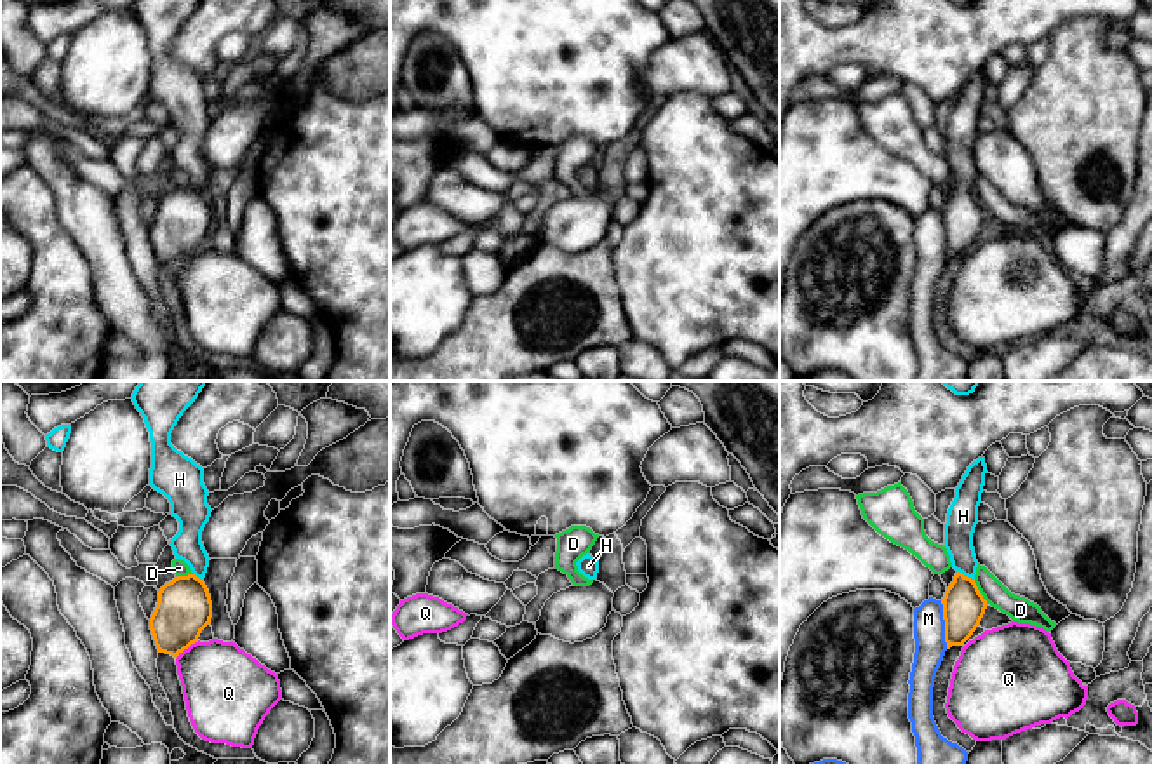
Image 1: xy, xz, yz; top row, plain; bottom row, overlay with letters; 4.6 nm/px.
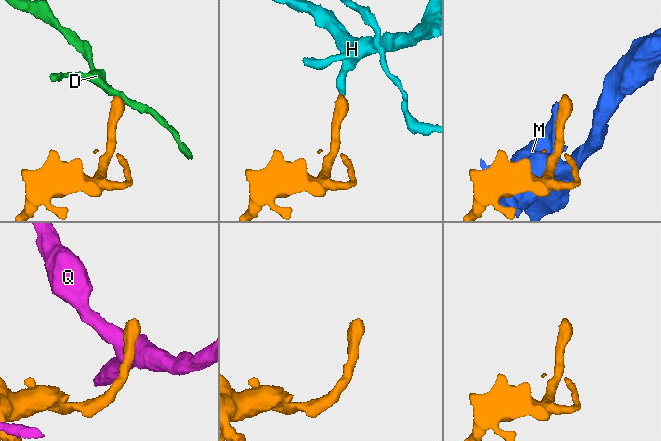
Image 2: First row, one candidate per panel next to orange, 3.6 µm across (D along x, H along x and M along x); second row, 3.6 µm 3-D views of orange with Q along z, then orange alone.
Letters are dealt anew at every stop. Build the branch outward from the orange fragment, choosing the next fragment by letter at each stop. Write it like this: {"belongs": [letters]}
{"belongs": ["H"]}

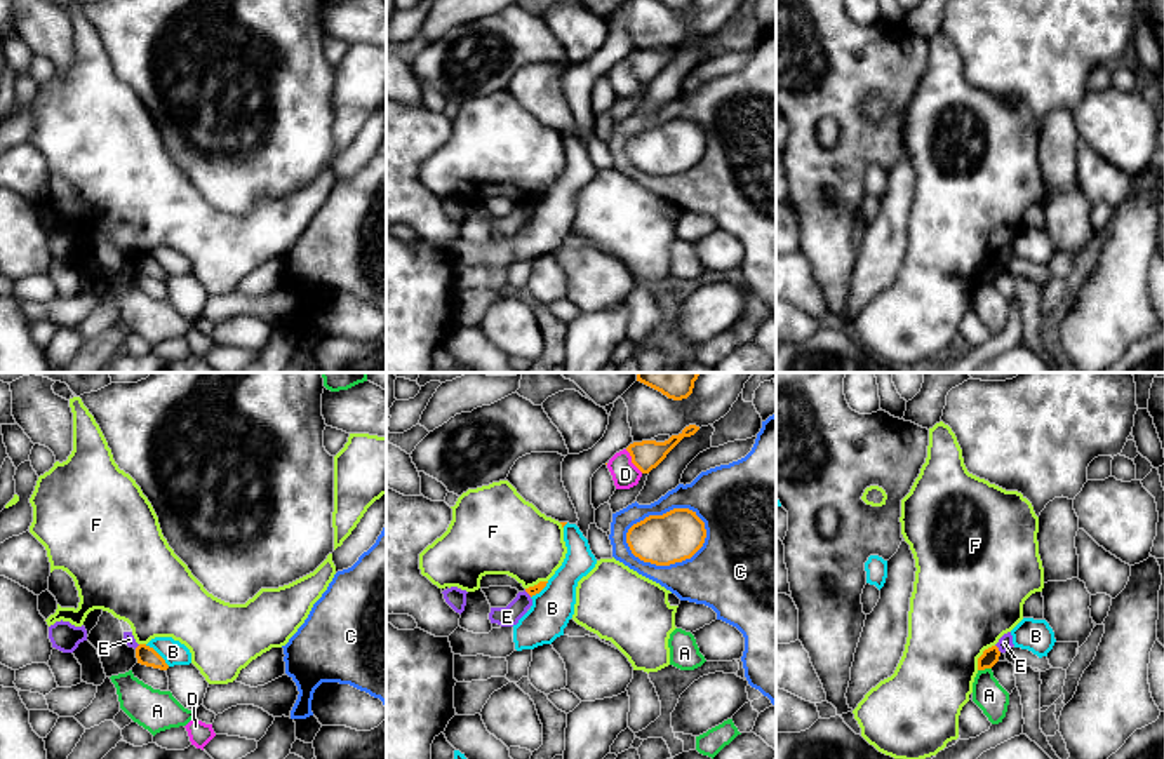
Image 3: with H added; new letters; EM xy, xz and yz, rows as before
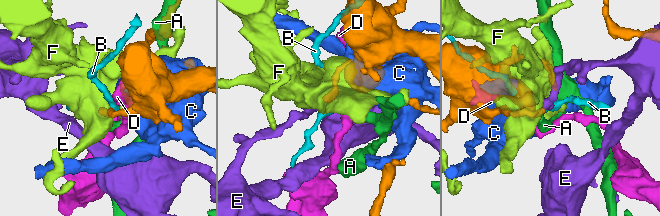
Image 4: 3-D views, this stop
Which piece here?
{"belongs": []}

